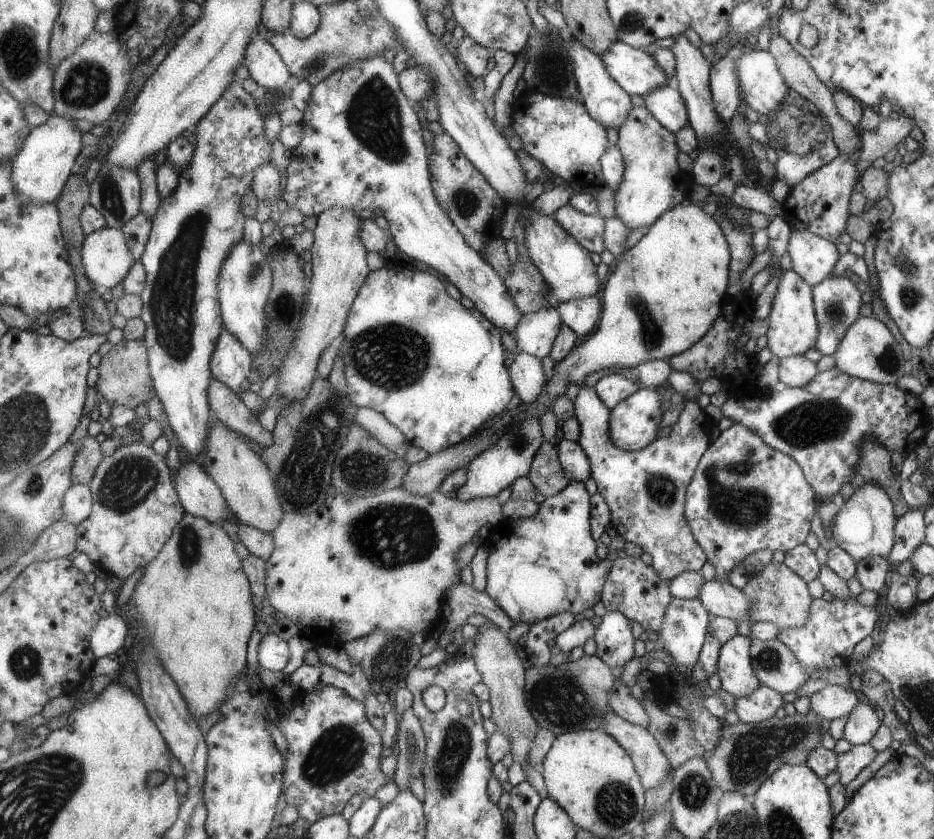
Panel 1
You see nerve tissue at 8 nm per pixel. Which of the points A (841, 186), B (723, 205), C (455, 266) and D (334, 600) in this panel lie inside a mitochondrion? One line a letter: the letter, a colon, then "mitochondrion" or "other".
A: other
B: other
C: other
D: other

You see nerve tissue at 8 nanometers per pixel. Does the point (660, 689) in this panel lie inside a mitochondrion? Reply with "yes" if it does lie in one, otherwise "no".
no

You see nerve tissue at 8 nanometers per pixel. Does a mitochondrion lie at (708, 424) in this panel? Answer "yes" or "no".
no

